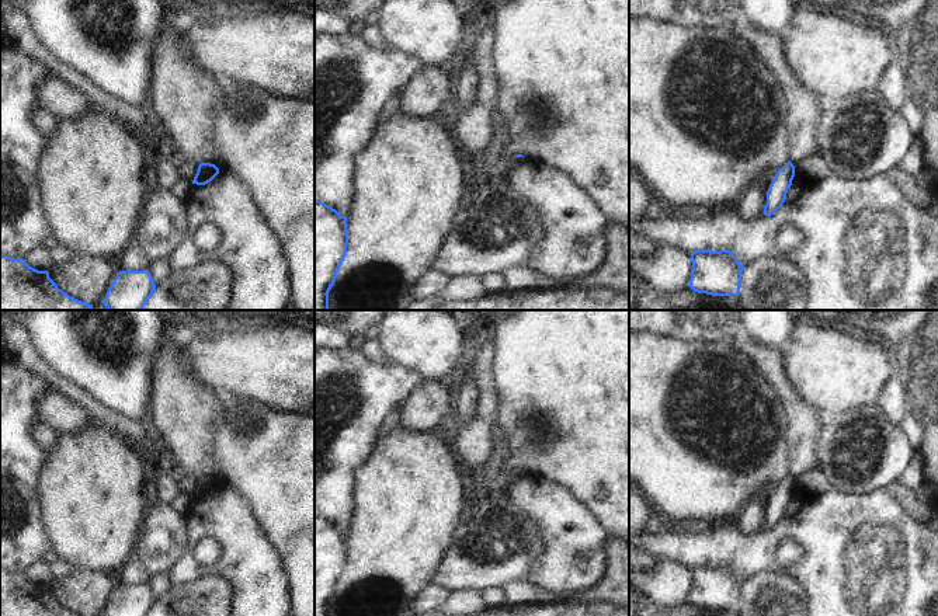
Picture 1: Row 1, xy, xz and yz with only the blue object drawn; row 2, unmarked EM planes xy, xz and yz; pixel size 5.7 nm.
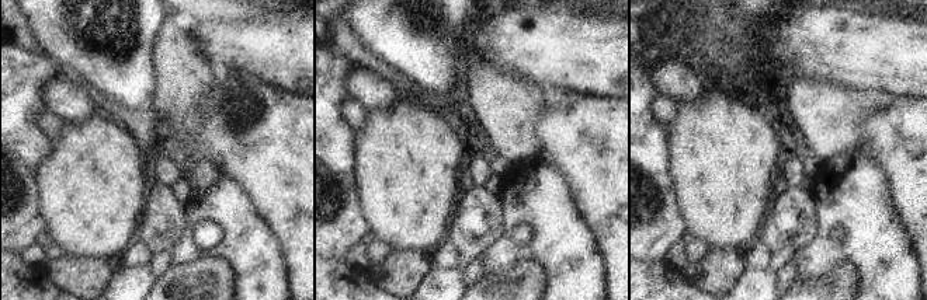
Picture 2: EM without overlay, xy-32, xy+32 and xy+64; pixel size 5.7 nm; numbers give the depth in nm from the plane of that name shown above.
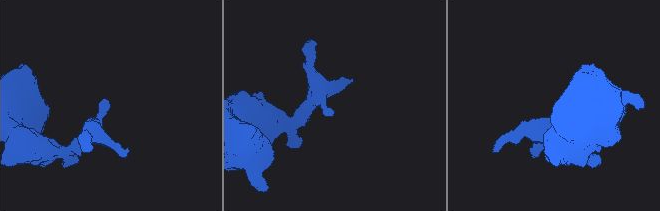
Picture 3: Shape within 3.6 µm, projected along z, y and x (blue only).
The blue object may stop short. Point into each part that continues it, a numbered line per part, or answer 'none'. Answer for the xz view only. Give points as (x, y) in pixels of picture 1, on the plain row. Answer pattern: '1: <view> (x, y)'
none

